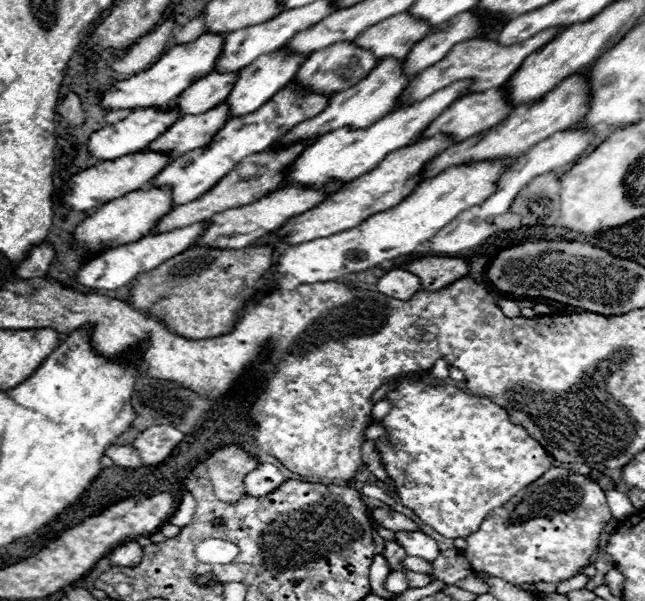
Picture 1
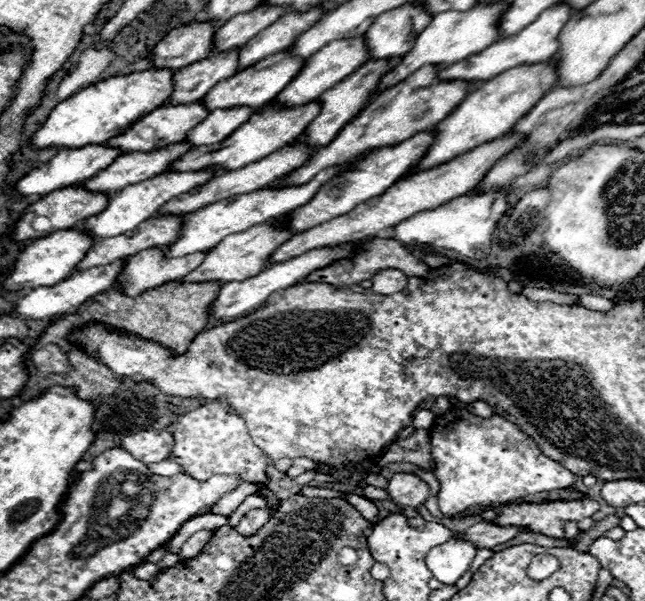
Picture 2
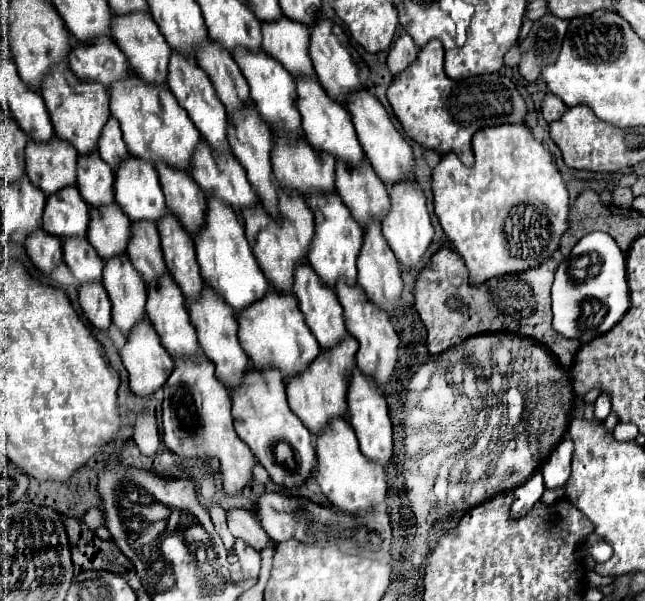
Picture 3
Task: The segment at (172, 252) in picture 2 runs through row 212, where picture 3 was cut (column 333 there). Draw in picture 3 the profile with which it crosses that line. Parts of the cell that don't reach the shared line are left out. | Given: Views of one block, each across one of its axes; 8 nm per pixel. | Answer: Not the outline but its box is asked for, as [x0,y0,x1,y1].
[308,194,364,286]

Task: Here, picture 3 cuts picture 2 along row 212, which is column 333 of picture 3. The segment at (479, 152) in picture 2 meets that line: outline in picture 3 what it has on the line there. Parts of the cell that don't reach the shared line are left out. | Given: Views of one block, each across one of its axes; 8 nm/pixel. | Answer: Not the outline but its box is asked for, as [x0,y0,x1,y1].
[286,332,358,434]

